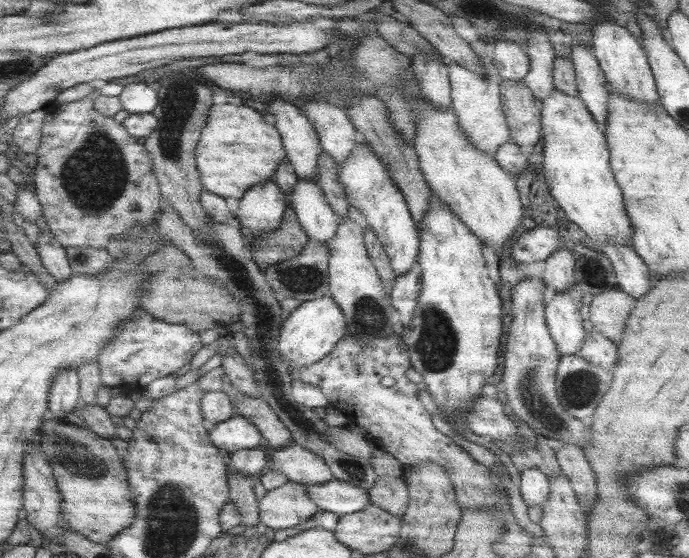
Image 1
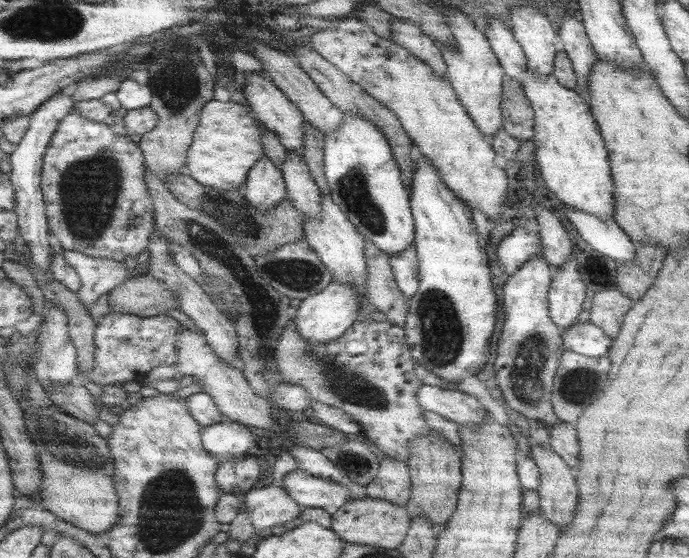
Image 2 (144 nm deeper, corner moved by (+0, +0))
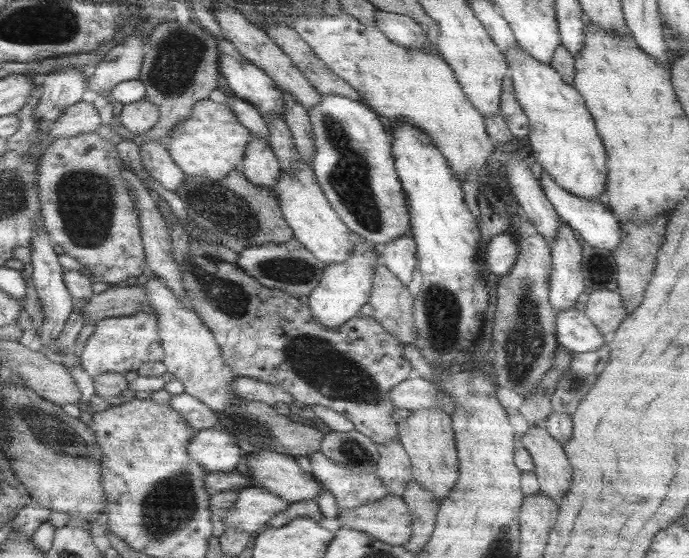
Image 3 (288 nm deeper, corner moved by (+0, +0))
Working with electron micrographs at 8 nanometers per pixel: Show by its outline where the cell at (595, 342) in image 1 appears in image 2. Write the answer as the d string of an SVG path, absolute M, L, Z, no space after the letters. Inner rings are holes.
M541 254L523 264L513 276L507 278L501 300L505 320L501 326L501 336L497 340L497 352L493 360L495 382L503 394L503 408L517 412L525 420L537 420L545 424L547 430L563 424L551 408L553 376L559 368L559 358L563 350L589 358L605 358L611 346L611 340L599 328L579 320L577 324L567 328L561 338L547 312L547 292L551 286L551 278L553 276L549 272L547 260Z

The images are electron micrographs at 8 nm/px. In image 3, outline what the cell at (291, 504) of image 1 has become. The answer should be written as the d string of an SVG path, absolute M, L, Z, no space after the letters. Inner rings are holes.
M245 488L237 494L237 500L231 510L221 518L227 528L239 528L247 534L263 532L267 528L267 520L281 514L289 508L289 502L281 500L267 488Z

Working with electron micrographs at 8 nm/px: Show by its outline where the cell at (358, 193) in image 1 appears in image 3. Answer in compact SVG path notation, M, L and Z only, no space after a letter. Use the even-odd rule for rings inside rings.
M321 96L321 102L309 110L309 122L315 146L311 168L327 202L355 238L361 236L381 254L391 240L403 238L411 228L391 154L393 136L385 132L373 110L343 96Z

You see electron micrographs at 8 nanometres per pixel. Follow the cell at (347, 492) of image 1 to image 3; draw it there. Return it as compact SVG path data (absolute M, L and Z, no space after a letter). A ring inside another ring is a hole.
M257 452L255 456L247 454L241 468L247 478L259 484L259 488L267 488L289 504L317 500L325 490L323 484L303 472L293 458L277 452Z

